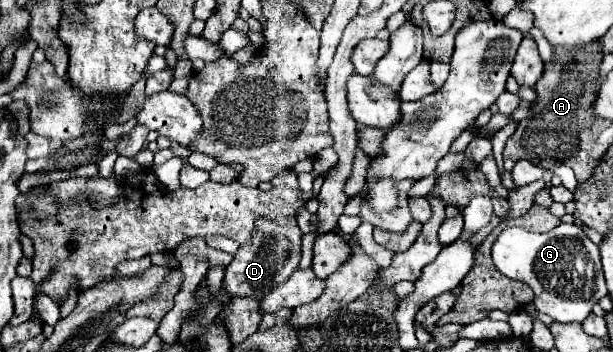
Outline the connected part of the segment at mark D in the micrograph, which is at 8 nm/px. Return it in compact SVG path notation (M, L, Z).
M293 216L289 218L257 218L251 240L245 246L239 246L233 262L225 268L225 290L231 296L267 296L287 282L293 270L299 266L301 258L301 230Z

